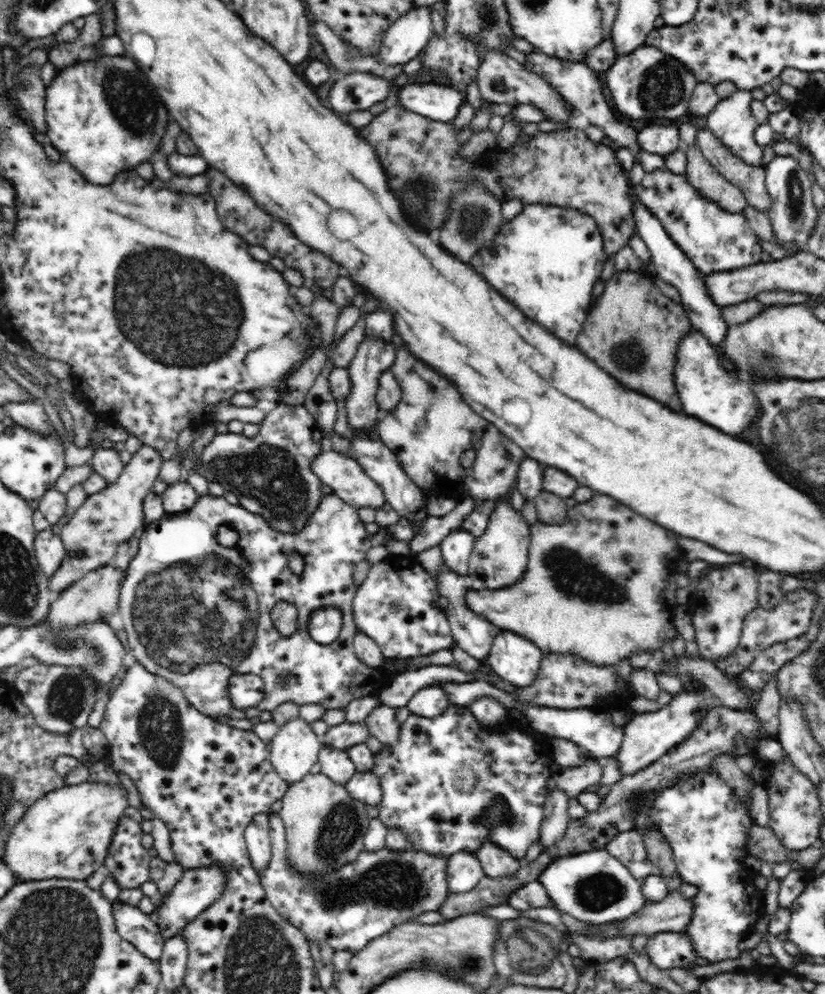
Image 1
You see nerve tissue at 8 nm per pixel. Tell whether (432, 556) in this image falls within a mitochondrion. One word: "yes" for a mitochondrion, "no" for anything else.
no

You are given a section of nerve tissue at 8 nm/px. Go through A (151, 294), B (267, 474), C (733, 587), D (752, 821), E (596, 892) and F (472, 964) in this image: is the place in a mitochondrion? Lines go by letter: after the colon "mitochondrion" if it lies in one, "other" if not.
A: mitochondrion
B: mitochondrion
C: mitochondrion
D: other
E: mitochondrion
F: mitochondrion

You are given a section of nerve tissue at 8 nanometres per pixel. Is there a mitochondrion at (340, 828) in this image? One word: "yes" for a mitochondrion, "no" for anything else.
yes

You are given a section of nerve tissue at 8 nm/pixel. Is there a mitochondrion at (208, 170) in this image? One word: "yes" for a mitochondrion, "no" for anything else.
no

